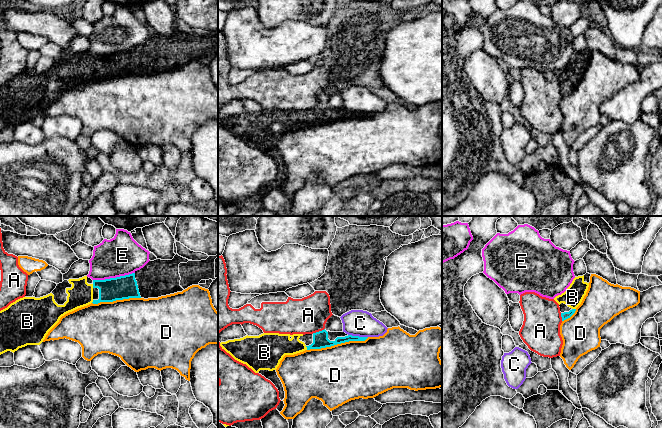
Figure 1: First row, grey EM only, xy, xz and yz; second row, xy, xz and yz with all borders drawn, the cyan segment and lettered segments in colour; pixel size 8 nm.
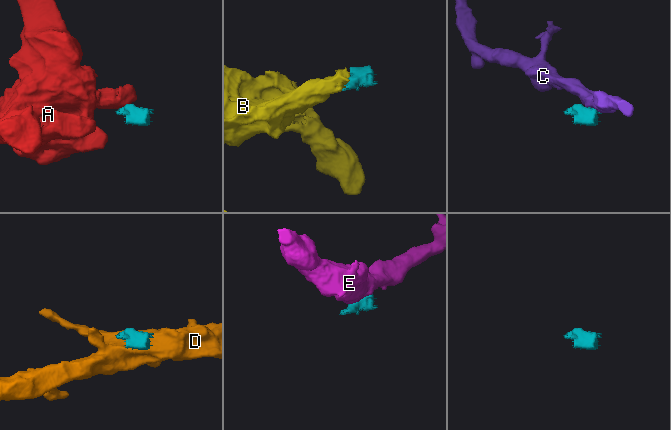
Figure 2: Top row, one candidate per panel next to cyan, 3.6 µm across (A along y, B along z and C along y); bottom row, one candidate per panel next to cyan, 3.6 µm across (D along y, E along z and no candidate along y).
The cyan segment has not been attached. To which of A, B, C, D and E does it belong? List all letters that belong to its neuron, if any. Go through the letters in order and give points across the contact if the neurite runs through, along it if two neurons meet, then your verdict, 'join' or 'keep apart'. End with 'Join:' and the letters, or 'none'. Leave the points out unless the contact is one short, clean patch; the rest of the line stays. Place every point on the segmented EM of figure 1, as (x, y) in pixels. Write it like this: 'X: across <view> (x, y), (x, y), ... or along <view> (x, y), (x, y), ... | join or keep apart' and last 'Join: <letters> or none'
A: along xz (324, 328), (312, 333) | keep apart
B: across xy (124, 287), (93, 286), (80, 294) | join
C: along xz (348, 334), (367, 337) | keep apart
D: keep apart
E: keep apart
Join: B

